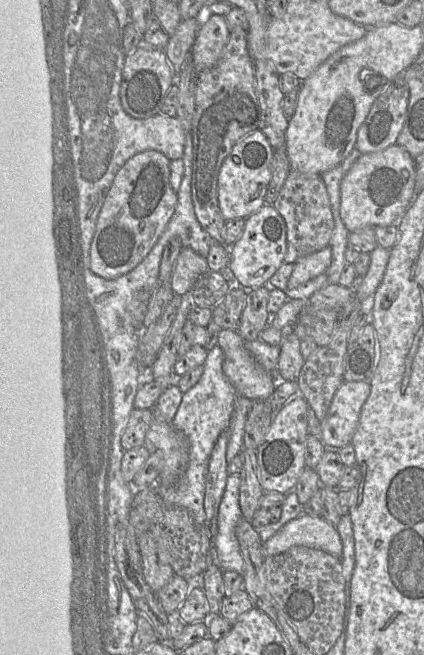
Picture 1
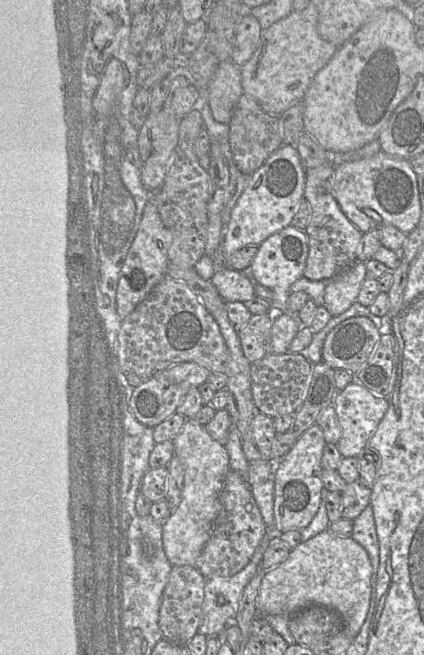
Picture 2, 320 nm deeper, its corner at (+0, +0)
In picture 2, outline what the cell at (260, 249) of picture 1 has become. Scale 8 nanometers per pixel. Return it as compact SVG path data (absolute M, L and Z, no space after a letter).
M288 226L269 236L258 246L258 251L250 266L255 281L273 291L271 308L284 311L290 294L290 287L303 277L309 253L308 238L305 231Z

